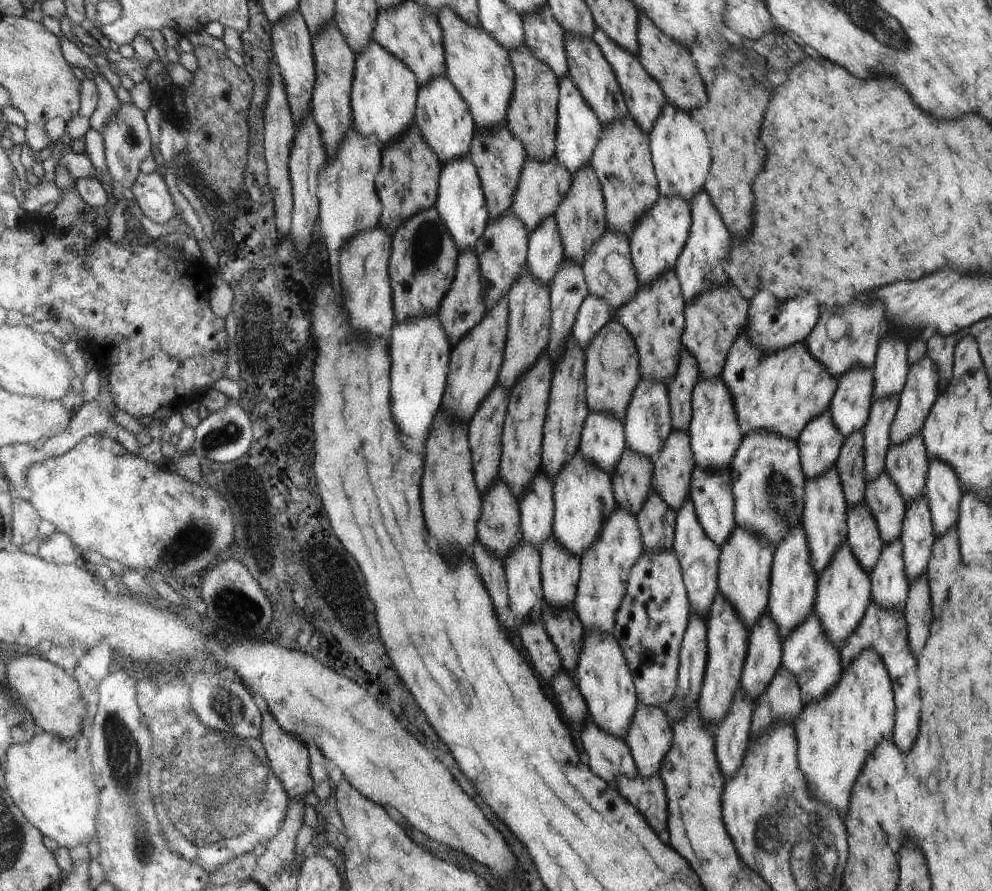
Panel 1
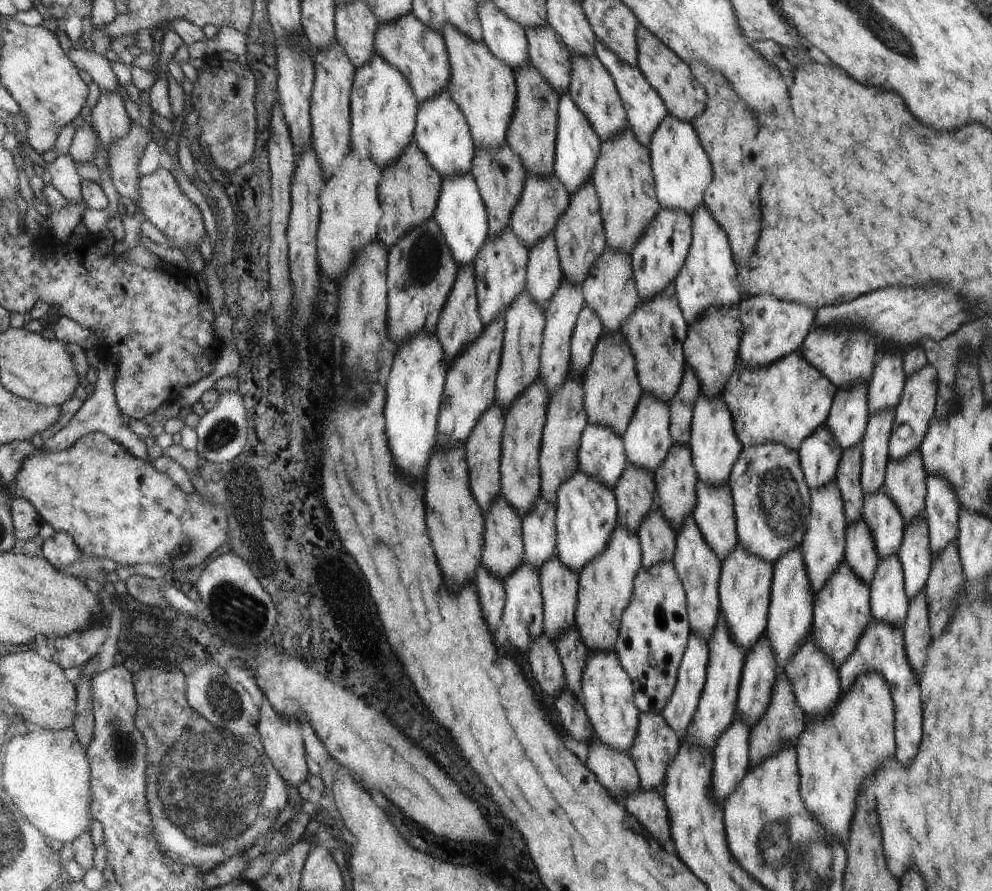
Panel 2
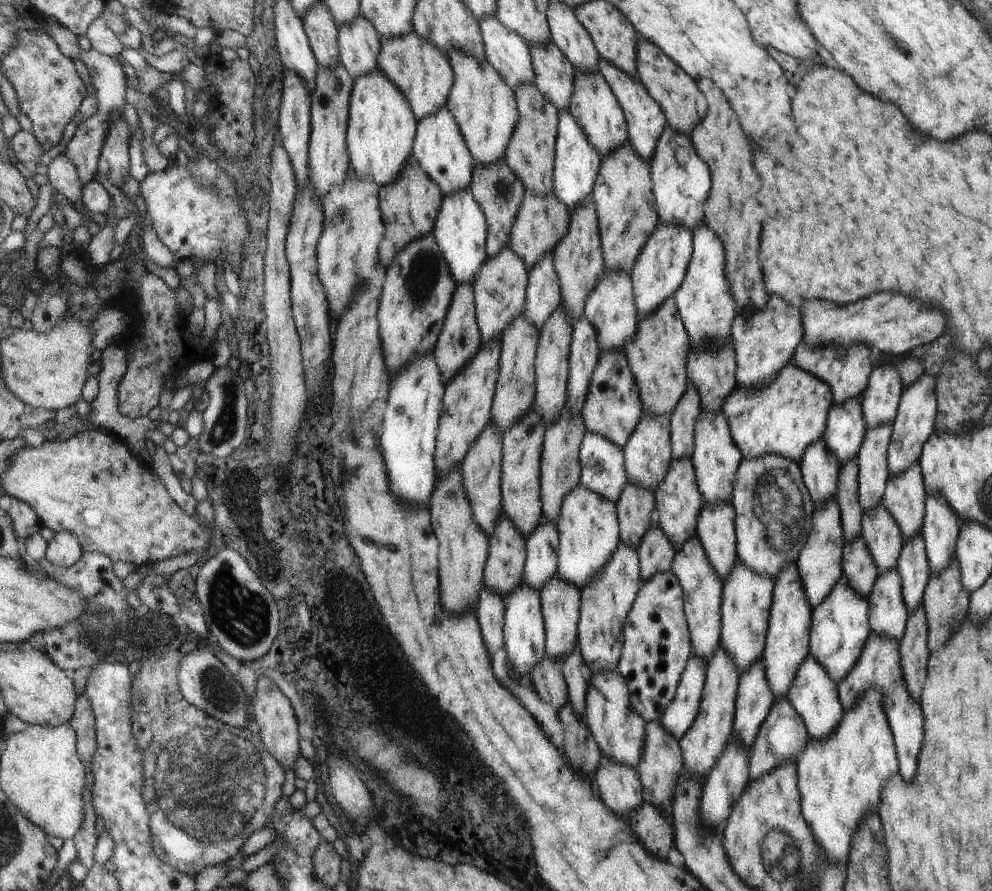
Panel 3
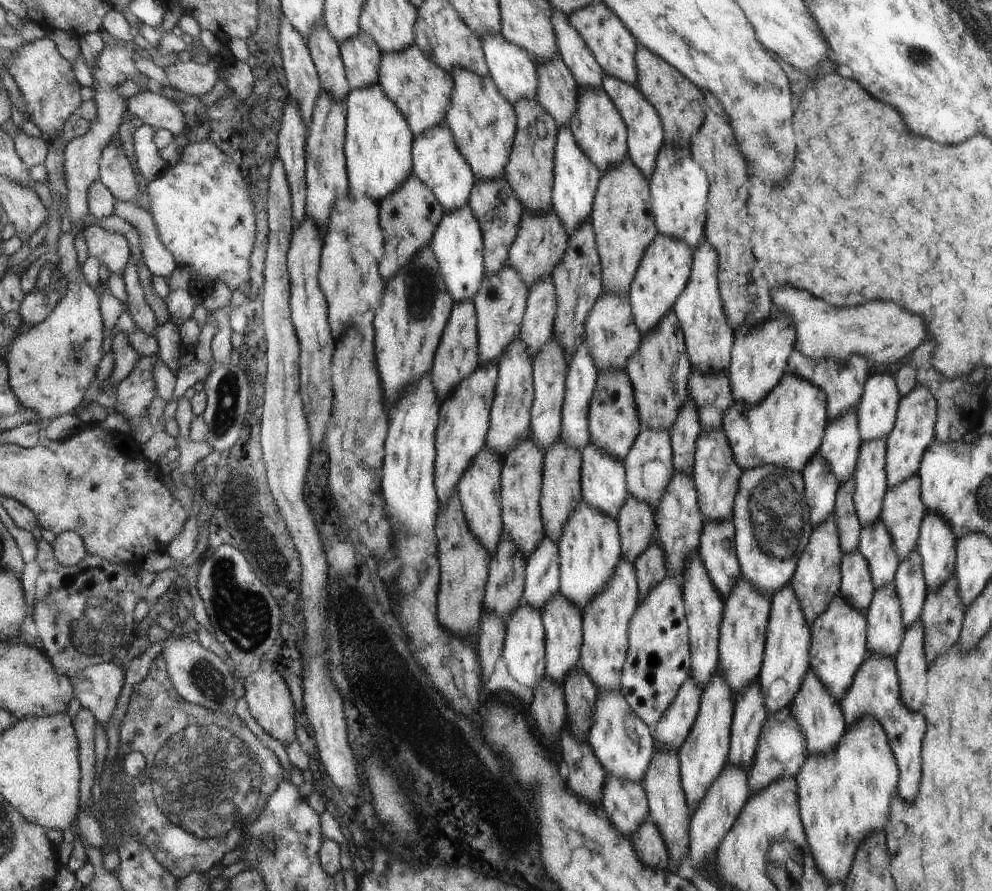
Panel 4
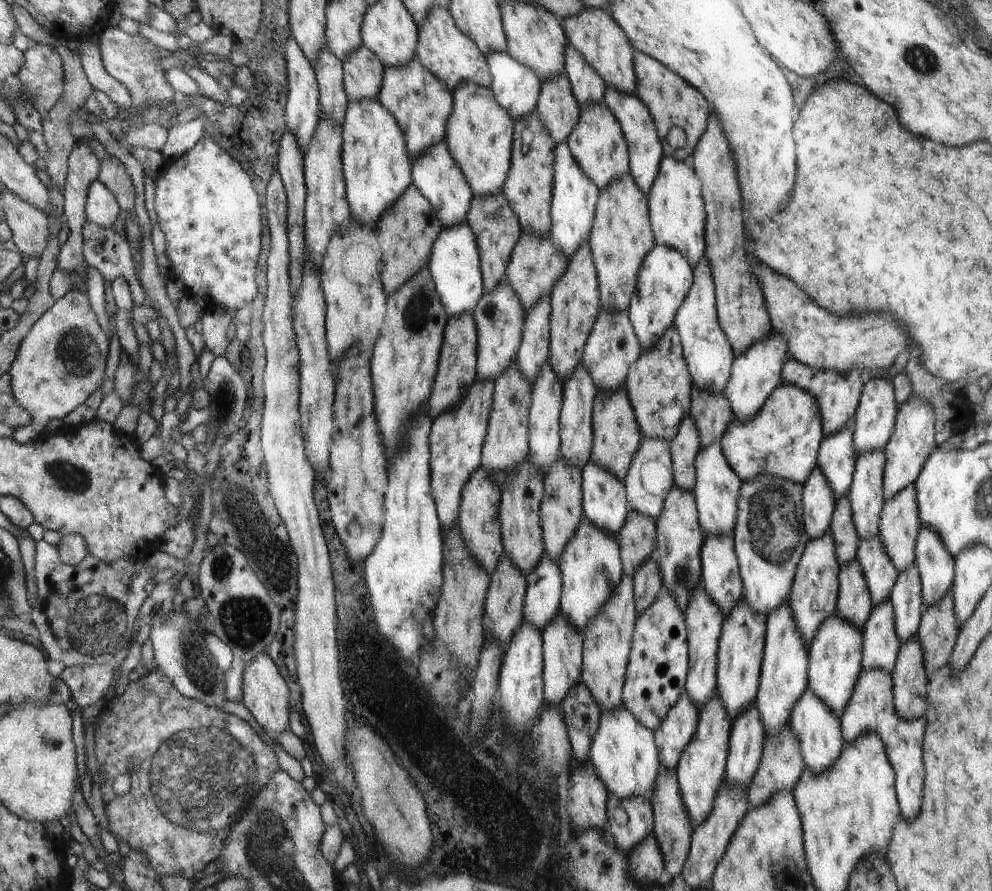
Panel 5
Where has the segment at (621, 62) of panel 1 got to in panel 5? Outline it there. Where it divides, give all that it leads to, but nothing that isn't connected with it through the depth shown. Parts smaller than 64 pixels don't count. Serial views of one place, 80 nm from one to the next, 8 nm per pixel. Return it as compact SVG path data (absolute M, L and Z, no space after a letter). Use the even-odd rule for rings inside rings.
M605 87L603 96L604 104L619 119L623 133L626 135L627 146L630 148L630 172L636 184L646 194L650 194L652 183L658 174L660 161L662 160L663 148L657 128L650 111L637 95L621 93L612 87Z

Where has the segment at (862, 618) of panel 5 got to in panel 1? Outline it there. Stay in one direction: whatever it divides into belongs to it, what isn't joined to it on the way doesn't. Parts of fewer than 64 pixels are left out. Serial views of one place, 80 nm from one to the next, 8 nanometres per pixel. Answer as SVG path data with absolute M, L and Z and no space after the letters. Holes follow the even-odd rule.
M864 501L848 508L847 544L851 546L863 569L870 574L885 543L879 531L878 520Z

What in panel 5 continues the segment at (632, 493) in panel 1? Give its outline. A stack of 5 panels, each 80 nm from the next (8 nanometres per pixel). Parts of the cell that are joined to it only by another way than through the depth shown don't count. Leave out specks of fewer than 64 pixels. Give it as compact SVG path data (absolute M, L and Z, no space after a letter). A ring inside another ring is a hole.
M631 510L617 538L619 539L618 549L623 563L623 574L634 574L645 560L654 557L655 520L641 512Z

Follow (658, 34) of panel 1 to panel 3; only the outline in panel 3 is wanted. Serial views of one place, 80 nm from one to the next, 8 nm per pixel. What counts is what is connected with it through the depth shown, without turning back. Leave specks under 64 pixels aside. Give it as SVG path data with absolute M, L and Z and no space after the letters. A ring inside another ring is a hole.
M640 37L639 40L639 78L648 92L660 106L664 106L664 114L668 114L667 124L681 133L690 134L690 130L702 120L704 112L704 96L696 88L694 79L679 65L675 63L659 46L652 41Z

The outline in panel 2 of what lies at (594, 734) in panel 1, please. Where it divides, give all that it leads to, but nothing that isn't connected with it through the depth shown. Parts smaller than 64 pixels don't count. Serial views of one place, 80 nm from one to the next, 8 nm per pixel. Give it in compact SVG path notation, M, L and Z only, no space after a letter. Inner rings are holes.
M596 737L592 738L587 765L612 794L623 798L624 795L638 790L639 772L636 772L637 766L634 766L634 763L628 753L613 749Z

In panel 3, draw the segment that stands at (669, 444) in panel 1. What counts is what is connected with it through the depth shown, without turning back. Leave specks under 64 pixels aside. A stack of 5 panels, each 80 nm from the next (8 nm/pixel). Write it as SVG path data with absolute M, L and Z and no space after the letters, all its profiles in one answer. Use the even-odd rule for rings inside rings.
M691 457L673 458L670 470L665 474L663 481L655 488L655 522L667 534L672 541L675 550L694 536L697 520L703 507L704 498L698 487L694 463Z

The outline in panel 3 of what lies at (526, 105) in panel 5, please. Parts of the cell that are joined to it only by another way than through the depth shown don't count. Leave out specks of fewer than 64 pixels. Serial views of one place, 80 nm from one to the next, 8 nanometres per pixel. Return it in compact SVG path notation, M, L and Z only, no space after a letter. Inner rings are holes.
M495 14L482 17L478 24L485 44L485 60L499 71L511 89L532 82L535 72L527 42L507 29Z

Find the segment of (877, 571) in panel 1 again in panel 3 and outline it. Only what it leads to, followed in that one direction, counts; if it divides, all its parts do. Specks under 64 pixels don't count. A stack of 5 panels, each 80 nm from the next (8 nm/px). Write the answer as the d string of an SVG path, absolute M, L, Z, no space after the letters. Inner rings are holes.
M897 567L879 573L878 582L868 594L872 632L888 635L898 641L904 636L909 617L899 576Z

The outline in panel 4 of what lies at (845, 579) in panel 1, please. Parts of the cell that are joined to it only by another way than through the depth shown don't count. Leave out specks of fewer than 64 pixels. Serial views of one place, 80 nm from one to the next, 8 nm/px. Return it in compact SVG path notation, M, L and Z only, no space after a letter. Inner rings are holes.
M836 596L824 613L812 621L811 665L829 693L839 702L868 655L867 616L846 599Z

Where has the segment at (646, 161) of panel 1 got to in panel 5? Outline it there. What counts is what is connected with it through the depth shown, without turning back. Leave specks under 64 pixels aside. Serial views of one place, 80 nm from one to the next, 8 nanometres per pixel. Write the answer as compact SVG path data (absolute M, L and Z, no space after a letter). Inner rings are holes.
M628 172L614 184L599 191L600 210L595 210L596 230L591 230L590 242L599 279L600 312L626 312L631 301L642 261L655 248L655 233L651 227L650 198Z

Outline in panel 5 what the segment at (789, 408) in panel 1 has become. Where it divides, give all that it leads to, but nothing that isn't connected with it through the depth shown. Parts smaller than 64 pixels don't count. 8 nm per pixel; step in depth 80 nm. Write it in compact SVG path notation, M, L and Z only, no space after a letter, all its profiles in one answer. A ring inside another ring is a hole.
M783 383L749 421L736 419L733 414L719 441L732 470L744 481L770 473L803 486L818 466L819 449L824 438L822 415L815 396L799 386Z

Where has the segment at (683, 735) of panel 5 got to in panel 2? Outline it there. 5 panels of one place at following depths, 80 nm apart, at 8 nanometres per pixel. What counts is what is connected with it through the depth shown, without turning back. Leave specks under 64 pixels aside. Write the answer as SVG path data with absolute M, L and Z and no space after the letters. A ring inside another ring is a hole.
M691 630L687 645L679 664L678 684L674 688L674 696L667 702L666 708L661 712L666 724L672 727L679 736L685 734L688 725L694 720L703 689L706 688L707 666L710 664L710 647L707 640L700 634Z

